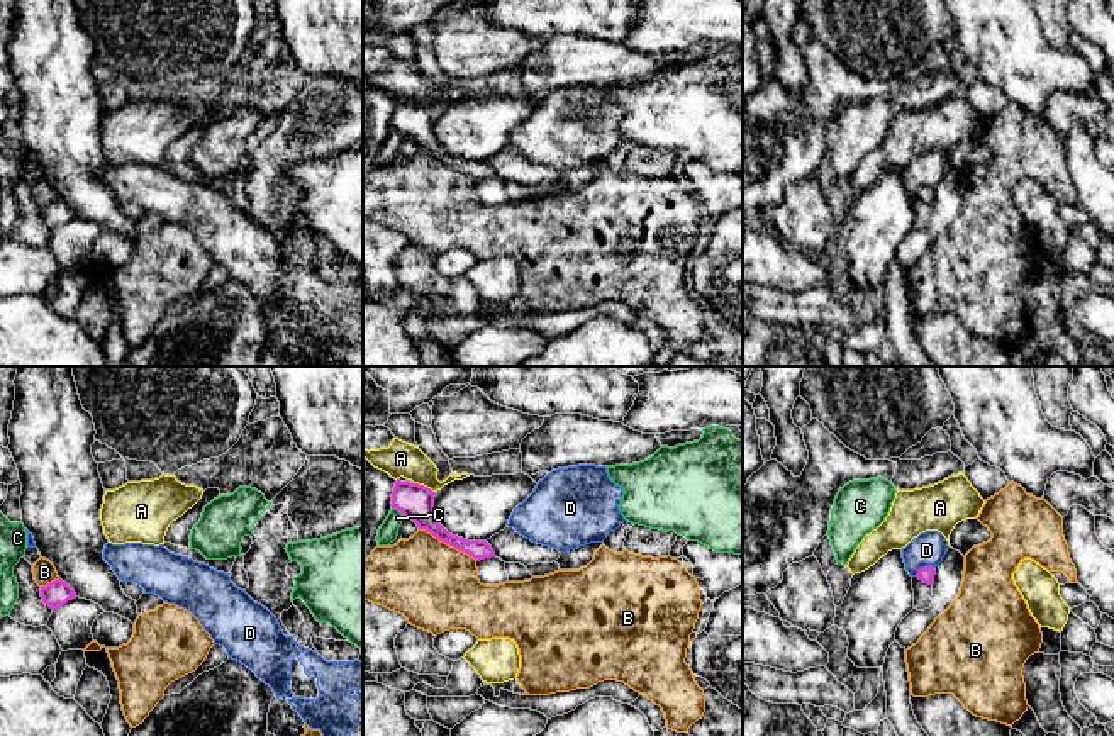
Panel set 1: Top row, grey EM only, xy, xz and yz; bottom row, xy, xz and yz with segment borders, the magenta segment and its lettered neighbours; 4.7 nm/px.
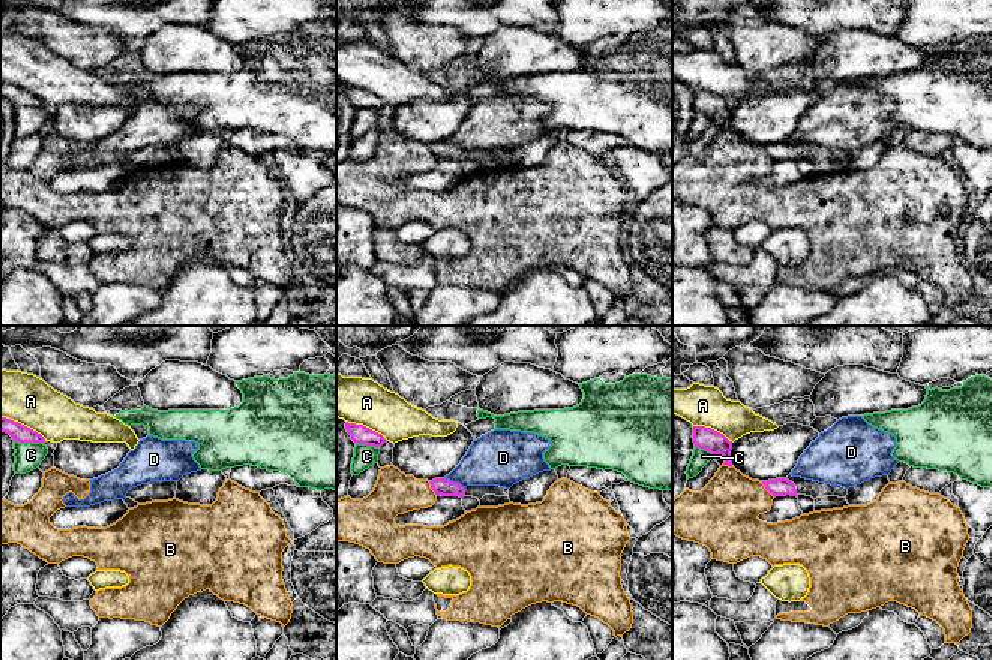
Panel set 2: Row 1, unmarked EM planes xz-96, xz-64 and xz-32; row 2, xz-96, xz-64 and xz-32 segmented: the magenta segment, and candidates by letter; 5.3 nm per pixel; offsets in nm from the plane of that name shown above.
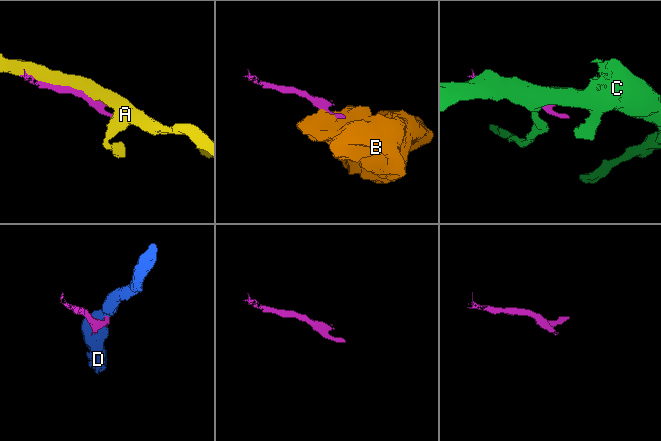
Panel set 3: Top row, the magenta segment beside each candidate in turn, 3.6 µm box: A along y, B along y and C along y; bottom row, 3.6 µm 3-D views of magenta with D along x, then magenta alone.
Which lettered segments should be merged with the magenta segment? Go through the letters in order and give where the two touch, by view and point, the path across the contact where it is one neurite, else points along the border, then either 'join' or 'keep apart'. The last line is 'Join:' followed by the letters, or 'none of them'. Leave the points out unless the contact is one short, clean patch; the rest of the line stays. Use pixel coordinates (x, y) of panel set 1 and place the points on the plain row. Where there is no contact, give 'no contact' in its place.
A: contact xz (424, 107); keep apart
B: contact xz (448, 163); border xz (419, 148), (477, 180); keep apart
C: contact xz (399, 131); keep apart
D: contact yz (924, 187); border yz (933, 187), (923, 187), (914, 195); keep apart
Join: none of them

